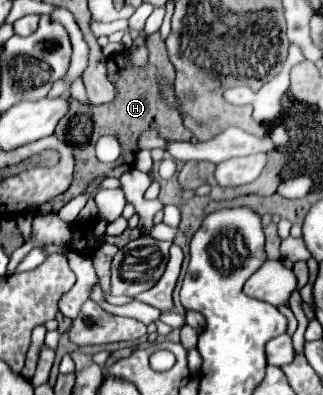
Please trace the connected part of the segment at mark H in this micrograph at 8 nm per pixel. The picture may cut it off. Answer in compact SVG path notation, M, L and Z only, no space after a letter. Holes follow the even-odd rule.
M160 34L148 36L146 44L148 44L150 60L148 60L148 64L144 68L132 68L132 65L128 62L128 53L126 52L117 54L114 58L108 60L108 78L115 84L118 91L112 102L102 104L102 106L84 106L84 104L74 100L74 104L70 104L70 112L66 114L66 118L68 118L66 140L72 144L74 154L76 154L76 172L74 172L74 182L72 182L74 186L66 192L68 198L78 196L90 184L90 180L98 176L98 172L100 172L100 177L120 178L122 174L131 168L130 164L134 164L134 156L140 150L138 148L140 134L150 130L150 128L158 130L160 136L166 138L166 140L190 140L192 138L192 132L184 126L182 118L176 112L170 112L170 108L166 108L166 104L162 104L162 98L158 96L158 86L156 86L158 72L162 72L162 76L166 76L170 82L174 80L174 66L168 60L166 46L164 46ZM119 72L120 84L118 82ZM104 134L114 134L117 137L122 136L124 140L130 140L130 156L126 156L124 162L118 160L116 164L113 163L111 166L100 162L102 168L96 170L98 158L94 156L94 144Z

